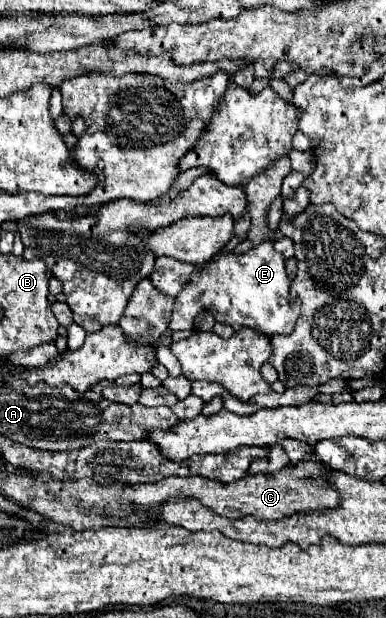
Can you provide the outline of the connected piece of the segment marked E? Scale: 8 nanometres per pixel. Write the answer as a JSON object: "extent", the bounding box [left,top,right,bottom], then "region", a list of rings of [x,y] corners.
{"extent":[169,243,299,335],"region":[[[261,243],[243,255],[219,253],[209,263],[195,267],[193,279],[175,299],[169,329],[189,331],[201,309],[209,309],[219,323],[227,323],[235,331],[249,327],[267,335],[289,335],[299,317],[299,303],[291,301],[289,295],[291,279],[285,273],[285,259],[273,251],[271,243]]]}

